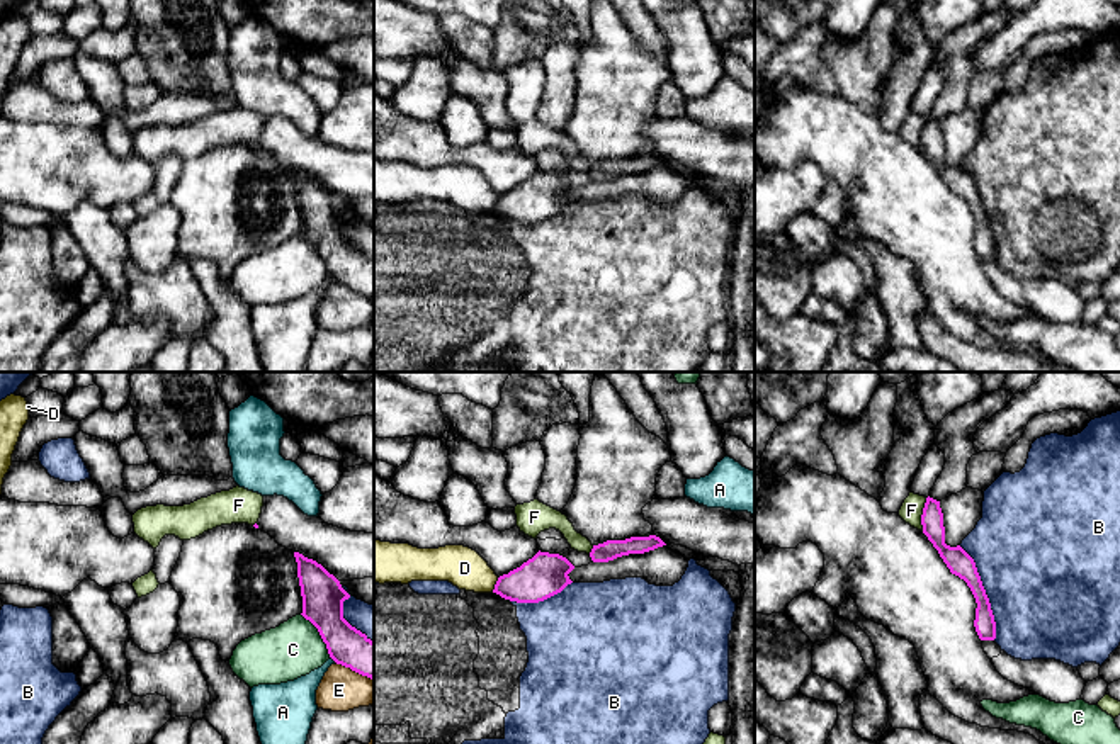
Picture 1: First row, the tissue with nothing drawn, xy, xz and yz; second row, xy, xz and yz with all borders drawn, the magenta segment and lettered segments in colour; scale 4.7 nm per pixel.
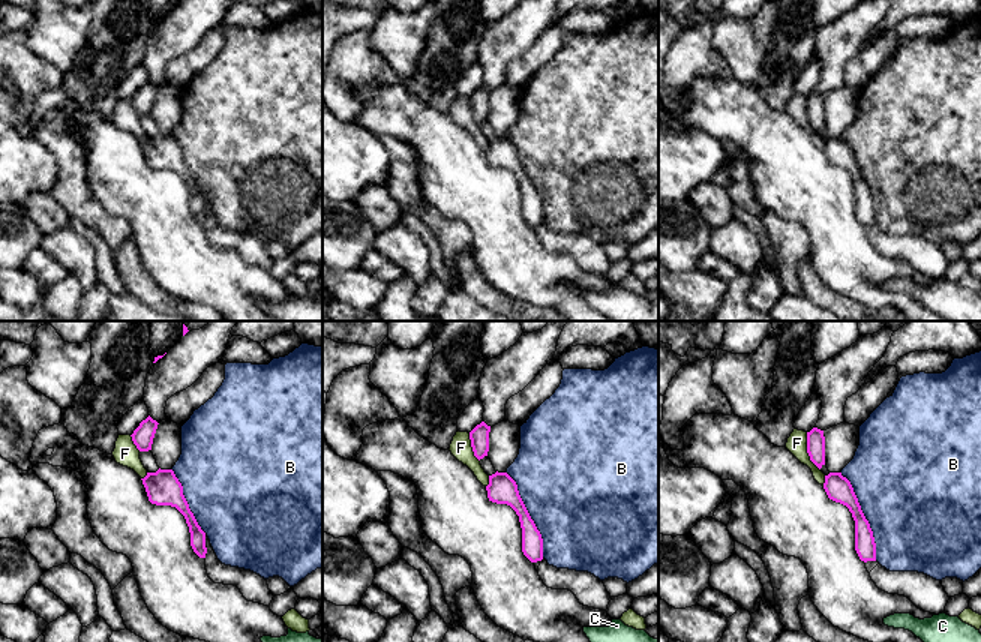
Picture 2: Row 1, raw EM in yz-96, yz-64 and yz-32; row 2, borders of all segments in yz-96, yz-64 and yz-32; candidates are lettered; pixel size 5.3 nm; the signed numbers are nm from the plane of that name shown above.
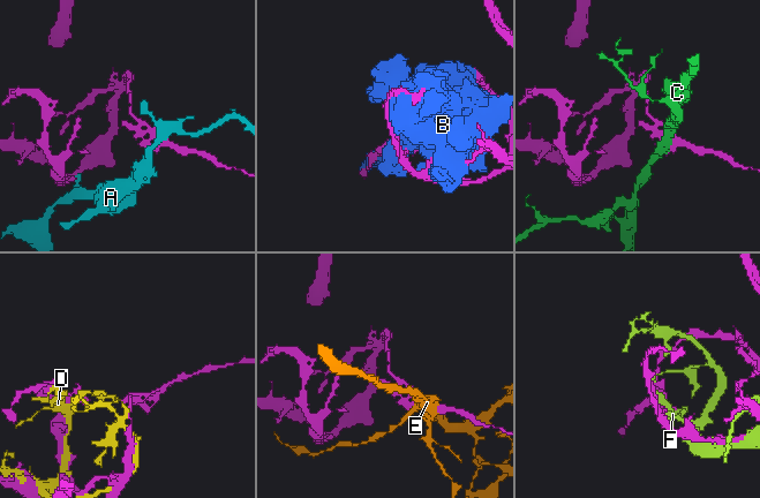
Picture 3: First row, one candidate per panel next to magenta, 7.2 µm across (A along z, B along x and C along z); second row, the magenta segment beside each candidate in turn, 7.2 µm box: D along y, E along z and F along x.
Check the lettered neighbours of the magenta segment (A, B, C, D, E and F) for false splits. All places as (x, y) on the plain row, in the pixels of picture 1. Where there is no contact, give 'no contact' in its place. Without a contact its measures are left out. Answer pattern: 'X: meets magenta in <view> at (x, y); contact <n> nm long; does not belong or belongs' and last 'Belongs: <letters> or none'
A: meets magenta in xy at (333, 279); contact 40 nm long; does not belong
B: meets magenta in yz at (984, 213); contact 480 nm long; does not belong
C: meets magenta in xy at (320, 253); contact 240 nm long; does not belong
D: meets magenta in xz at (495, 204); contact 80 nm long; does not belong
E: meets magenta in xy at (354, 289); contact 200 nm long; does not belong
F: meets magenta in yz at (922, 135); contact 160 nm long; does not belong
Belongs: none

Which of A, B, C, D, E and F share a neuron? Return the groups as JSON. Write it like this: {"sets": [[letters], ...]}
{"sets": [["A"], ["B"], ["C"], ["D"], ["E"], ["F"]]}

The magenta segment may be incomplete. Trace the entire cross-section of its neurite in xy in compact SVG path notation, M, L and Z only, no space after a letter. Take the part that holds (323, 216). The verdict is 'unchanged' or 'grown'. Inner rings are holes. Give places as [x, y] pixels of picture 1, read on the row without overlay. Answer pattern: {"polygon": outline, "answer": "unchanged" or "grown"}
{"polygon": "M294 172L303 216L303 236L326 263L330 277L374 299L374 262L343 238L343 221L350 214L321 183Z", "answer": "unchanged"}

